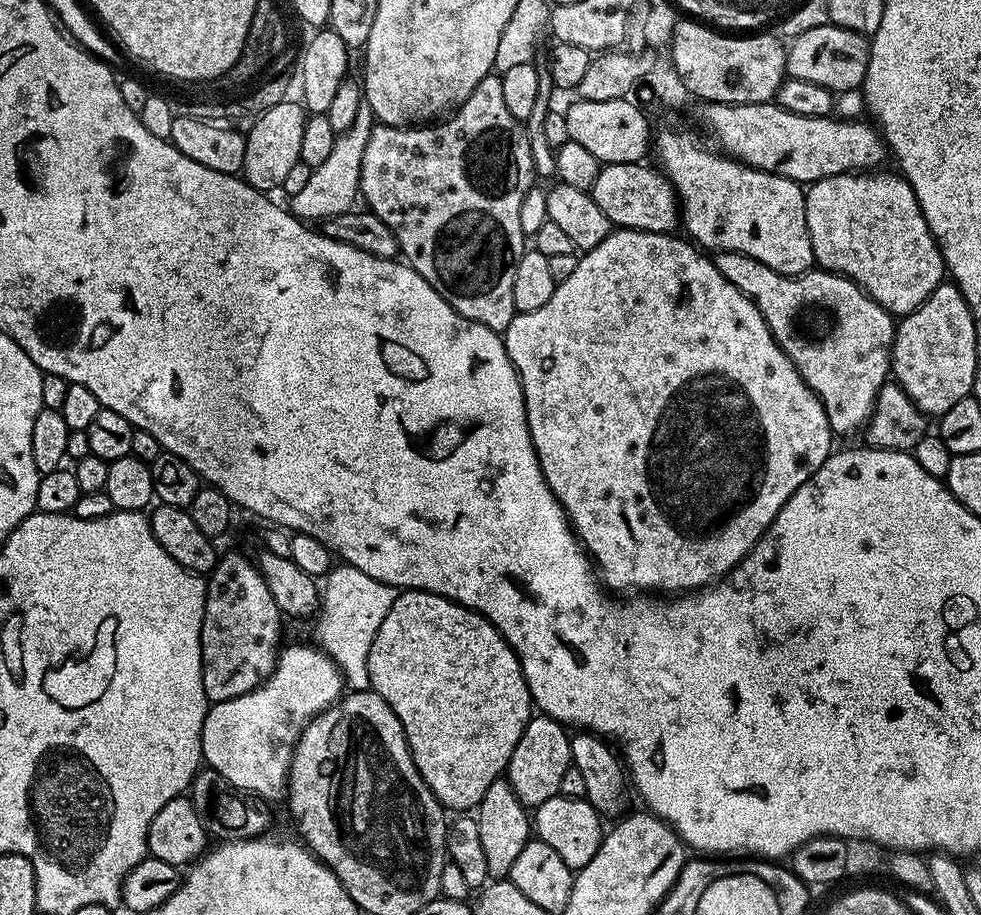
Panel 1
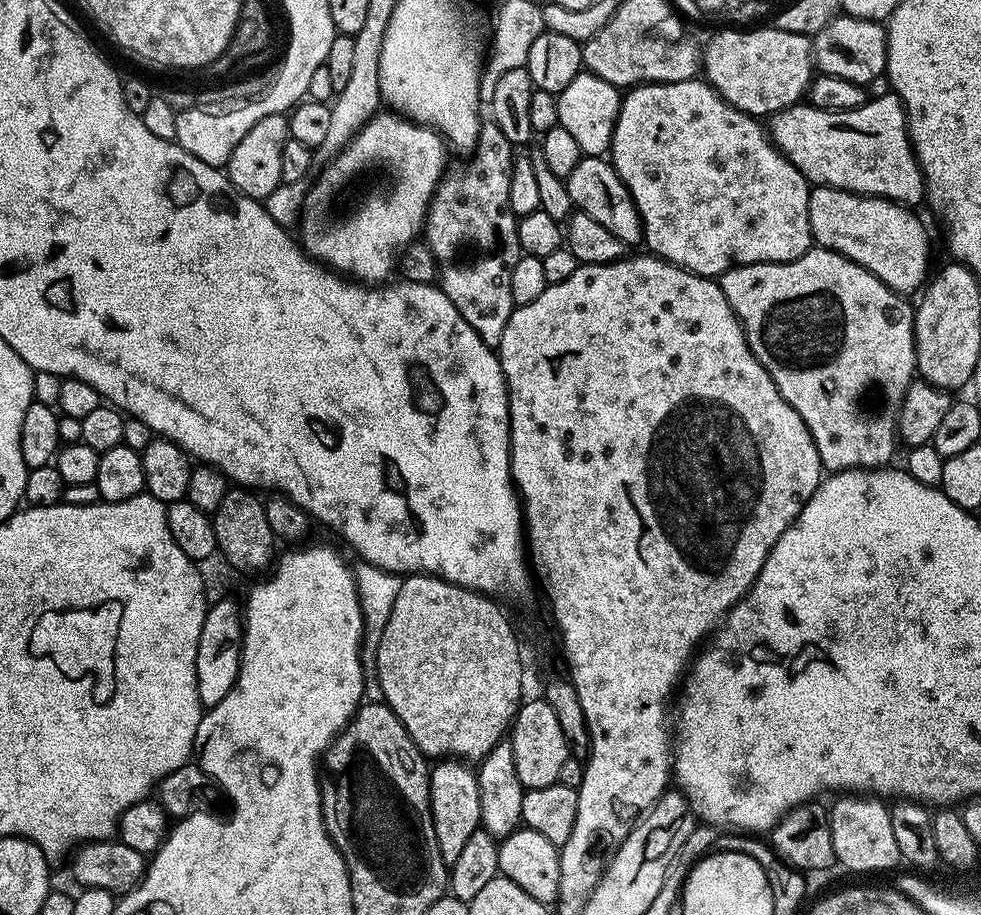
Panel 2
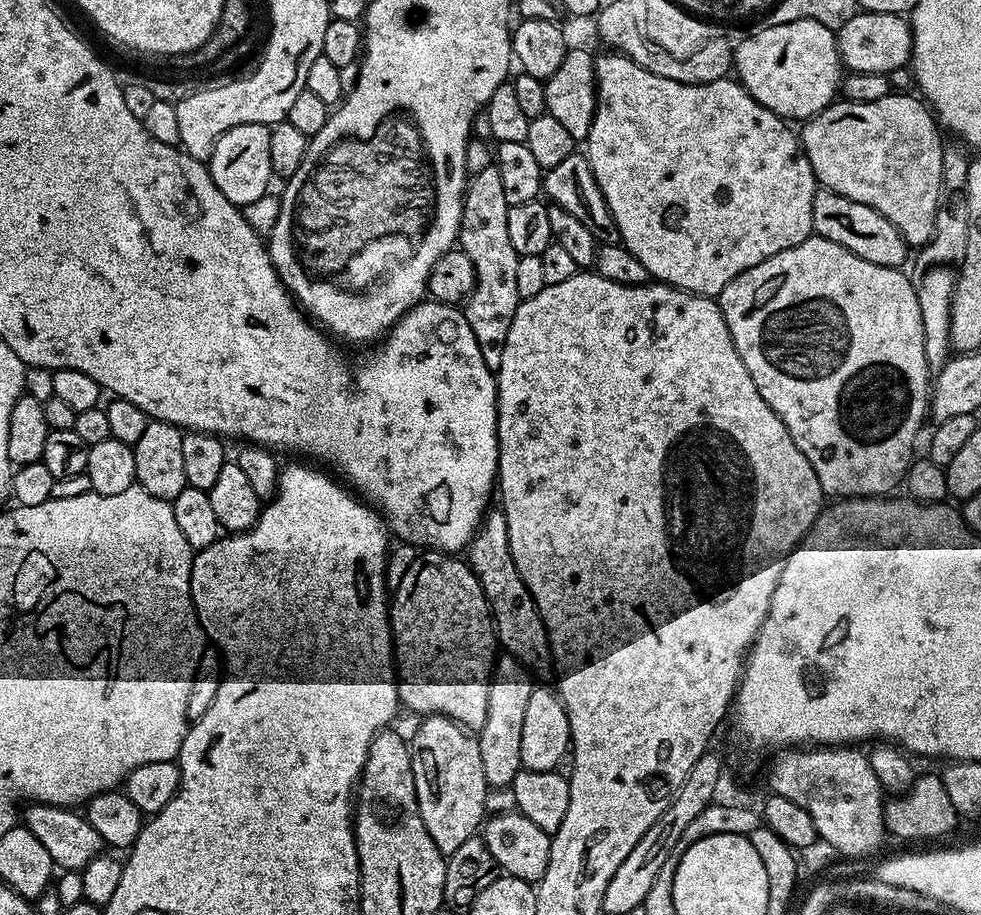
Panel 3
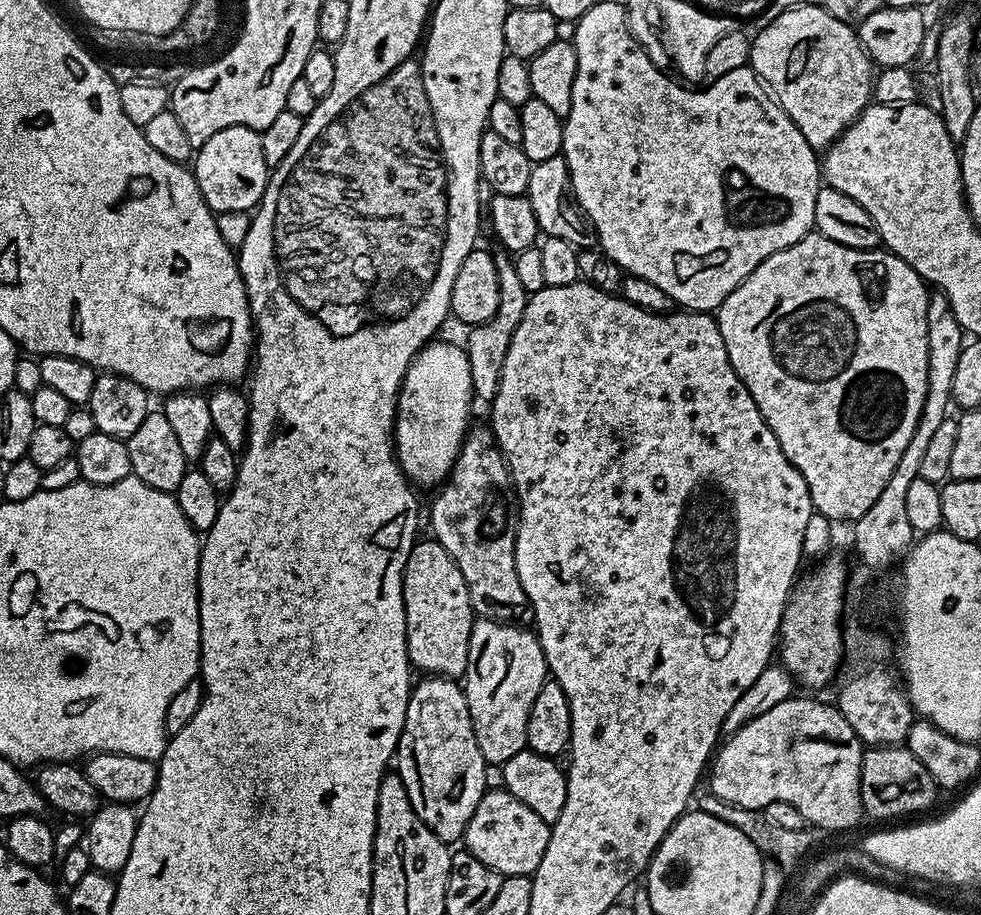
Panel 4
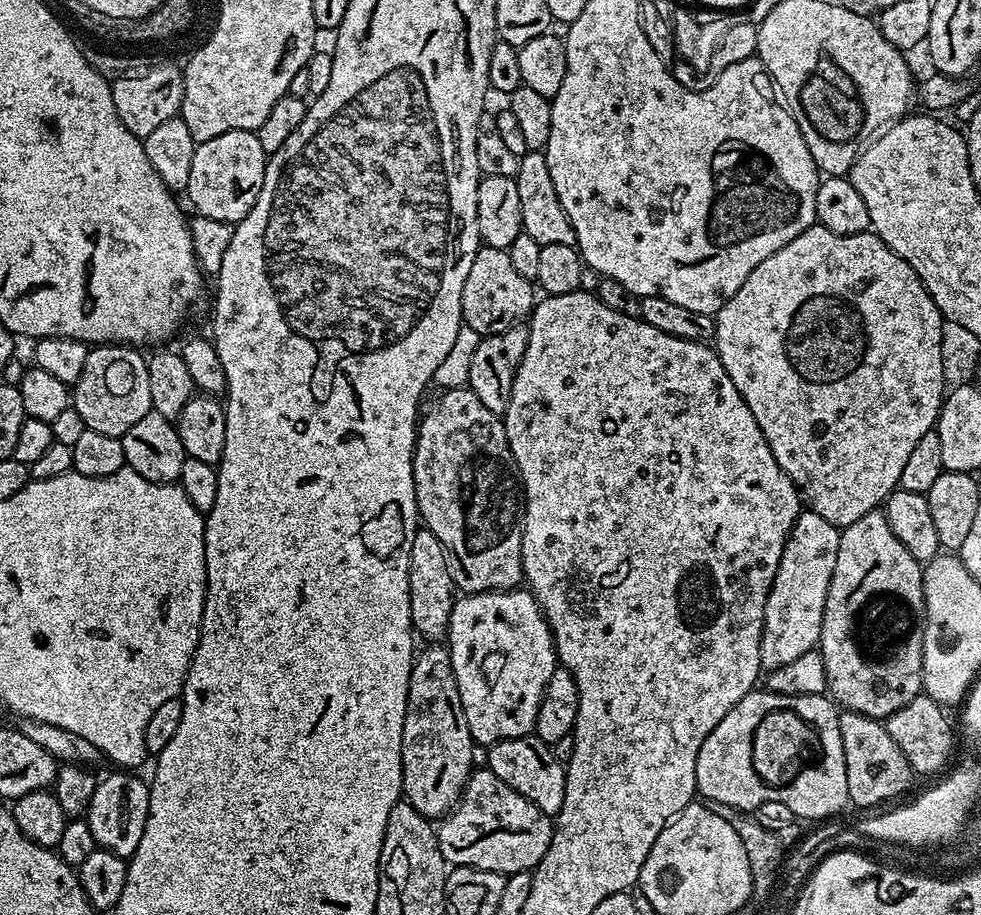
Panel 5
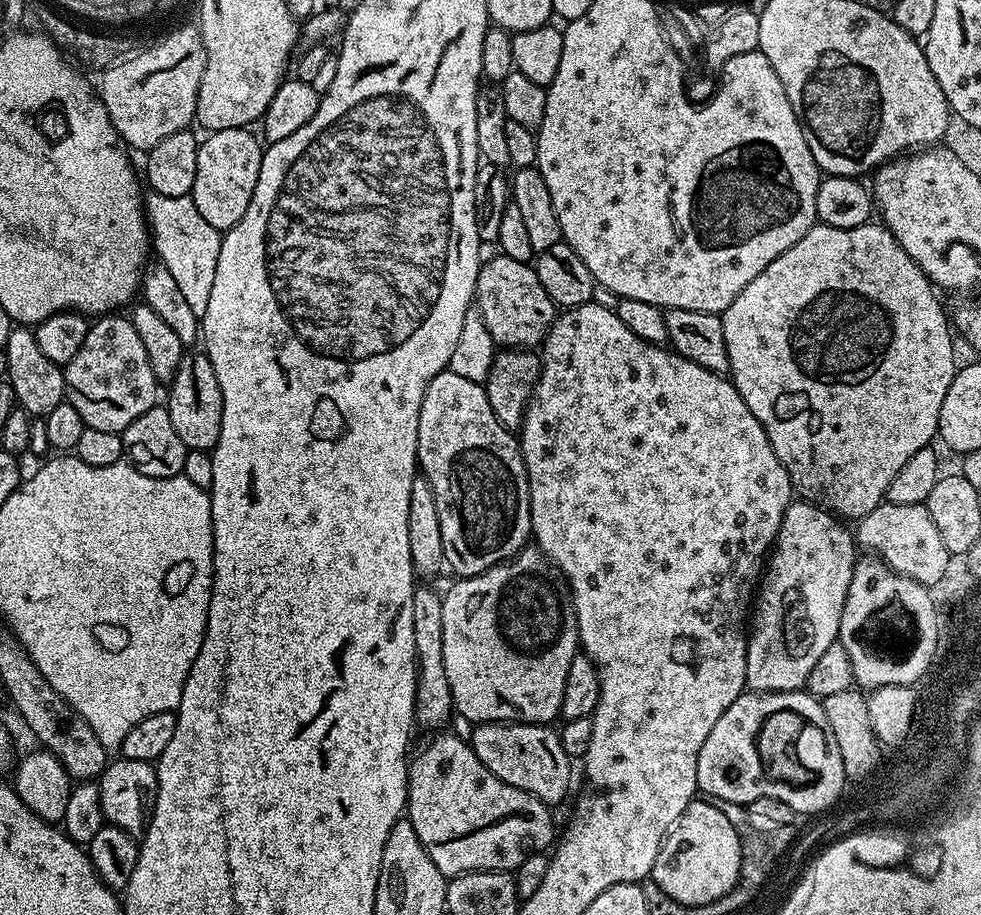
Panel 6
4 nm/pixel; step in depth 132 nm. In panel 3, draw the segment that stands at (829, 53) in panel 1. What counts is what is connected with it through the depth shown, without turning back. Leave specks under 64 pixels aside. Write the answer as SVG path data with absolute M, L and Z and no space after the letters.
M860 10L836 32L836 45L841 65L848 72L887 76L890 70L905 67L912 59L912 25L903 15Z

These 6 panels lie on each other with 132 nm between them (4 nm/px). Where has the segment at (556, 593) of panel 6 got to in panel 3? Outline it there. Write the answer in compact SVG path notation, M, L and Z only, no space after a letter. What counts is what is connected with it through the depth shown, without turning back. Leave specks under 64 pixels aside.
M507 663L499 665L499 675L488 685L486 722L478 730L478 739L482 750L482 774L486 774L486 782L489 789L492 790L507 789L522 770L520 767L522 717L526 714L526 705L534 687L533 681L523 671L518 670L515 663Z

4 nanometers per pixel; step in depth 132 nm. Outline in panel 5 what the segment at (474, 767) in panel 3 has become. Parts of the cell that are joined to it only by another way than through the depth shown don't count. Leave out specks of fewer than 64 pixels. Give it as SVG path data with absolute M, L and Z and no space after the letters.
M440 642L424 647L428 648L415 653L410 670L408 705L402 726L402 796L423 816L443 818L460 803L460 795L474 771L474 741L470 726L466 726L466 714L462 714L452 655Z

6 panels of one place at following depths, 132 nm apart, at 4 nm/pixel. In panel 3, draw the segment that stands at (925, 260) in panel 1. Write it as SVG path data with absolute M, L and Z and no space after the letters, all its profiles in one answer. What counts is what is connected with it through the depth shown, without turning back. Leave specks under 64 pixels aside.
M820 188L814 194L812 231L830 242L846 246L846 250L858 254L858 258L866 258L866 262L874 262L878 266L900 268L903 260L907 261L910 256L909 245L904 243L902 234L889 220L882 218L878 210L870 210L870 206L862 206L862 202L854 202L831 192L829 188Z

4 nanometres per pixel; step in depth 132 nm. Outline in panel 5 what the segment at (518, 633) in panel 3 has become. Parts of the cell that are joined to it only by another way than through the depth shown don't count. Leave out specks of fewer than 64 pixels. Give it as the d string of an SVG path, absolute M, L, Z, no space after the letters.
M461 386L444 392L436 400L436 405L423 413L418 424L416 438L416 451L412 454L412 473L414 474L414 494L416 495L416 511L423 527L430 529L442 542L444 551L448 553L450 561L448 569L452 575L452 583L461 593L471 594L474 592L507 592L521 587L524 580L524 567L520 561L522 554L522 534L524 533L524 485L520 482L520 471L514 462L514 454L510 450L510 442L506 438L506 430L501 417L496 416L482 402L478 402L478 394L474 394L471 388Z

